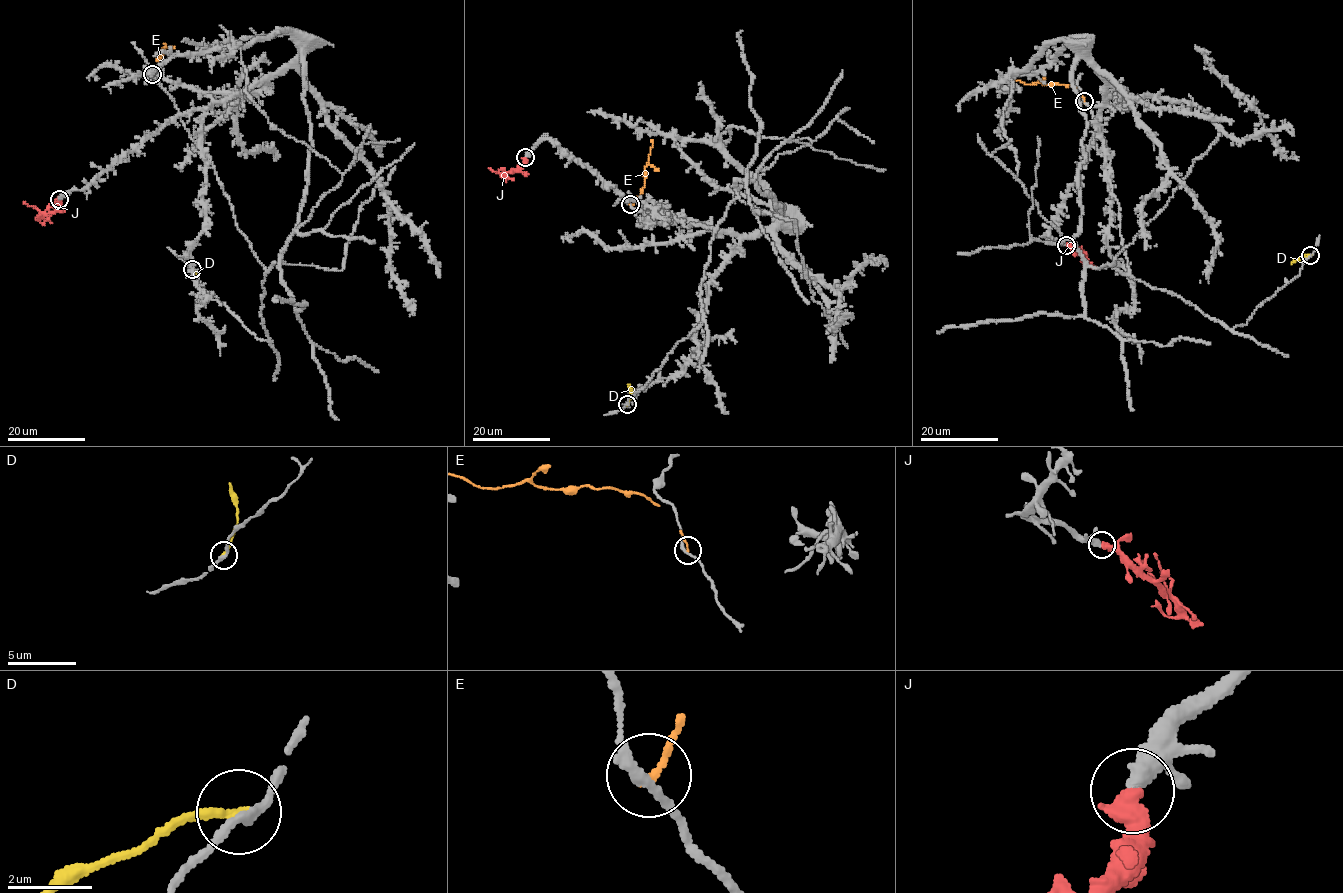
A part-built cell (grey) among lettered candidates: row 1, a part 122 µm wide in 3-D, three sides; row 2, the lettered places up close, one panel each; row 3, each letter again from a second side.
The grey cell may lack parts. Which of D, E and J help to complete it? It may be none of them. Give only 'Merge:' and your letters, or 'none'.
Merge: J

